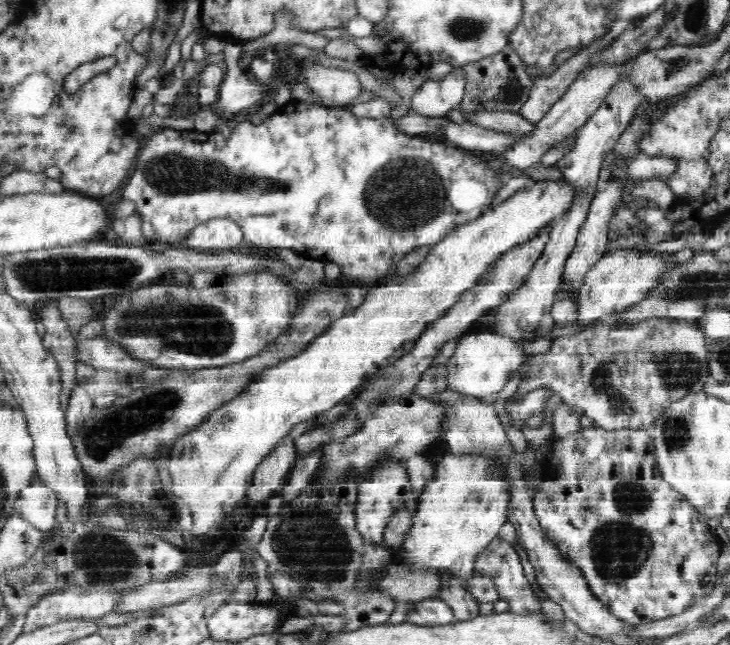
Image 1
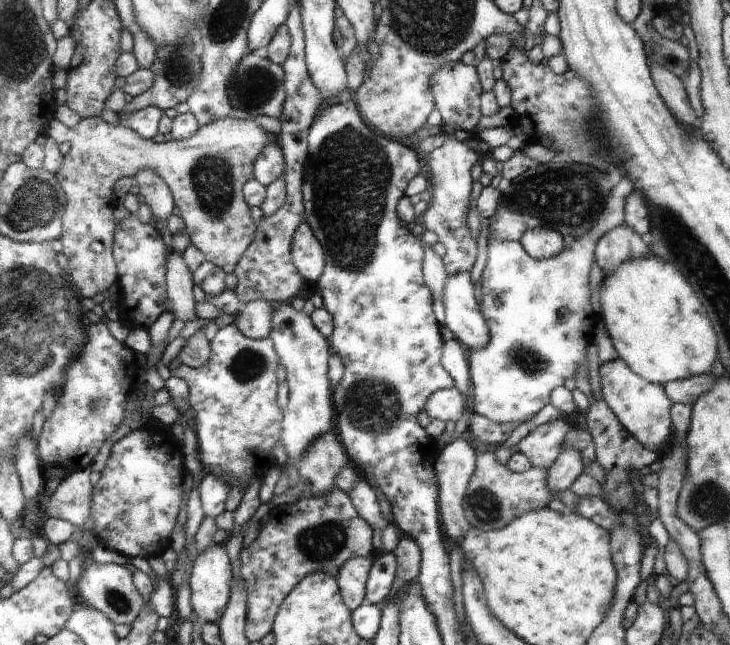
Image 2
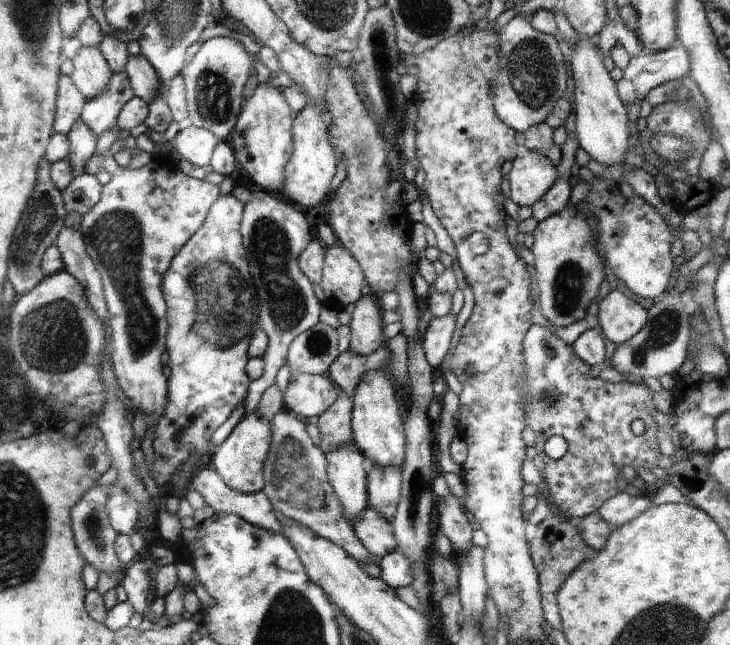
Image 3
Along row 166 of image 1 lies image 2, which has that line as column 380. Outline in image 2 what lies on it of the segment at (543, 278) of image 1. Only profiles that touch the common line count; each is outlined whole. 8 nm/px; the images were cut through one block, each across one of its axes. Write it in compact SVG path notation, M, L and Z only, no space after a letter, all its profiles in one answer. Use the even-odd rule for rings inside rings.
M392 552L373 557L373 563L366 581L366 602L380 604L392 590L396 576L396 556Z

